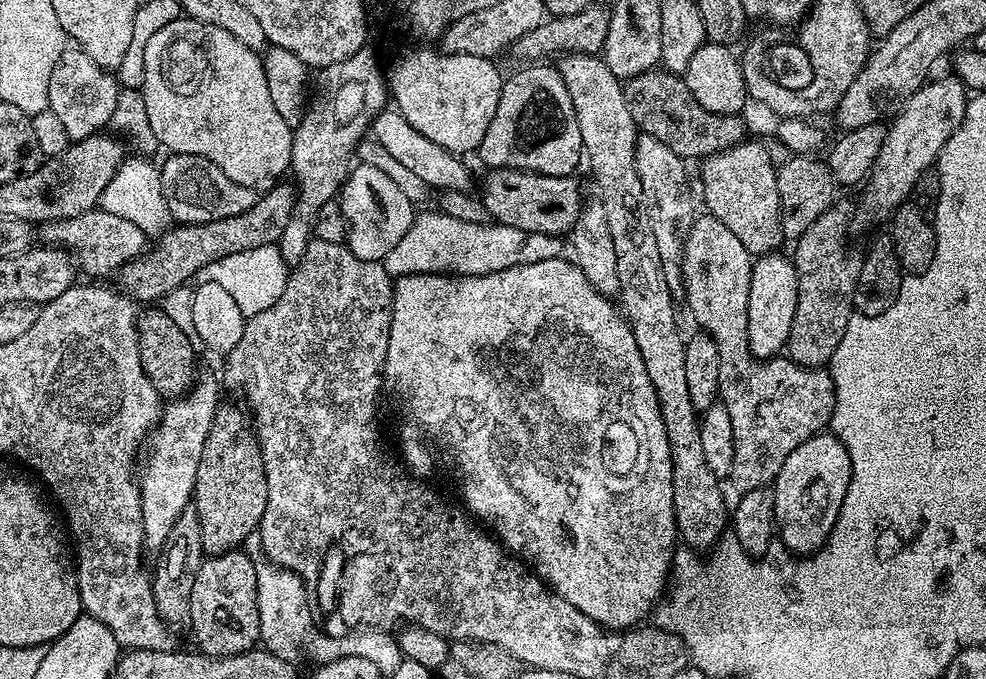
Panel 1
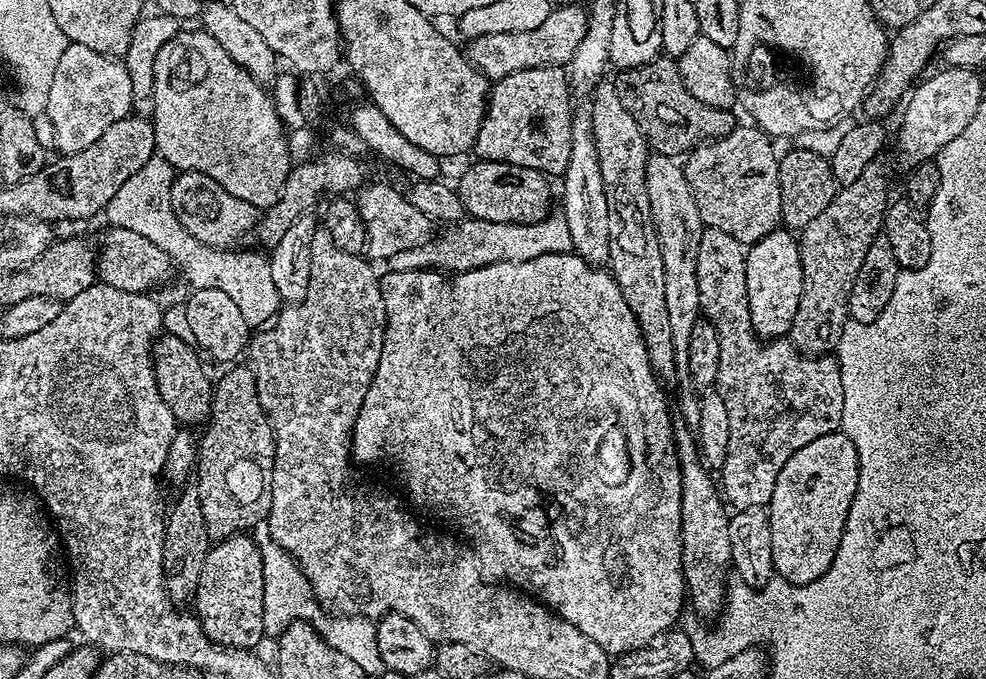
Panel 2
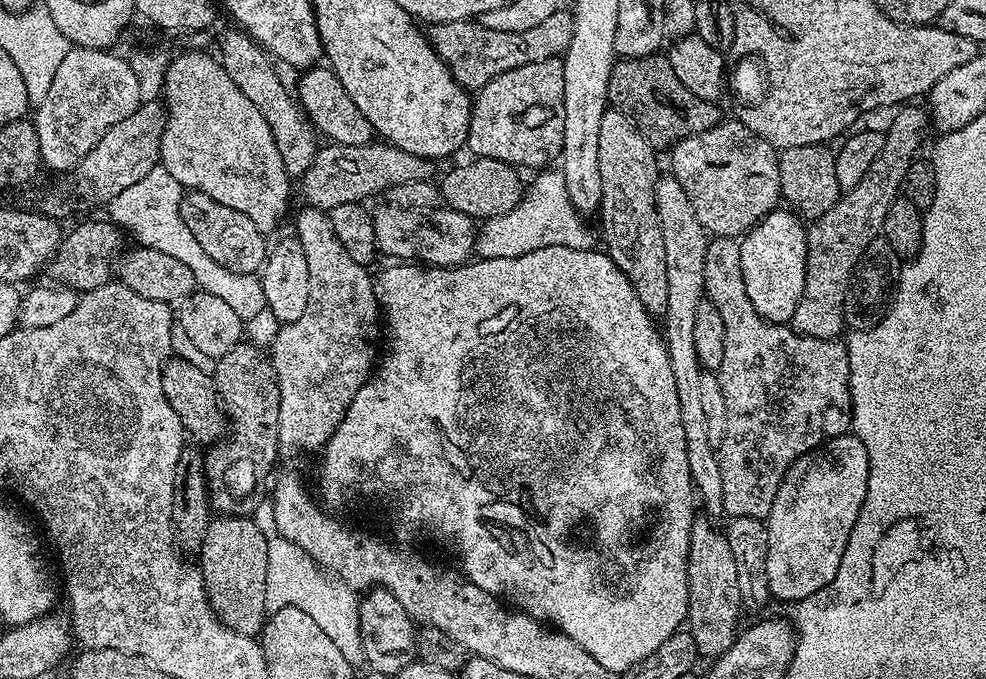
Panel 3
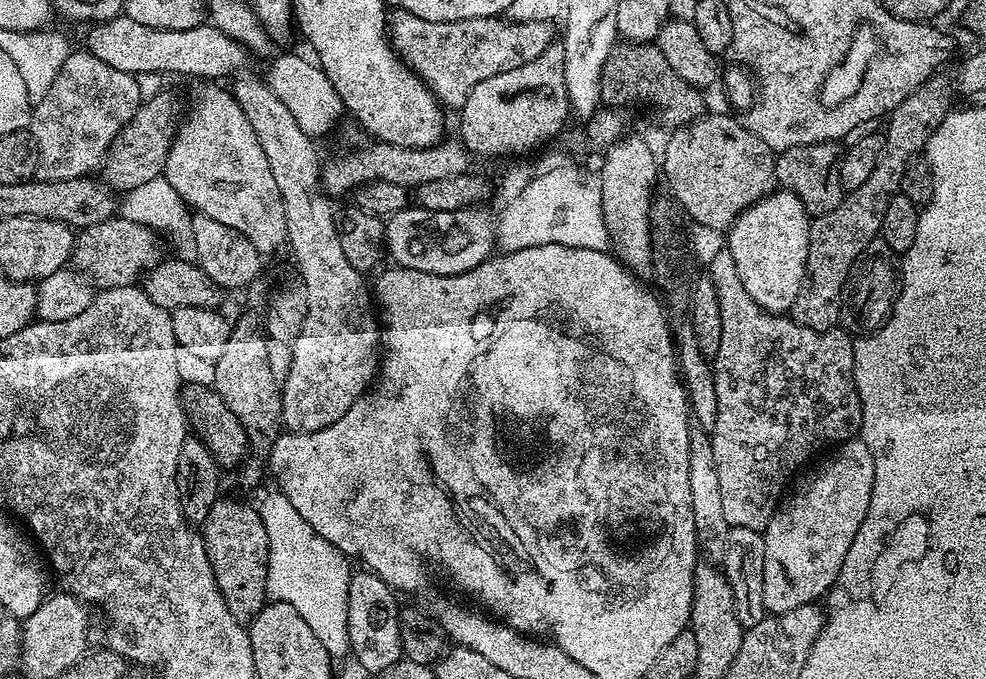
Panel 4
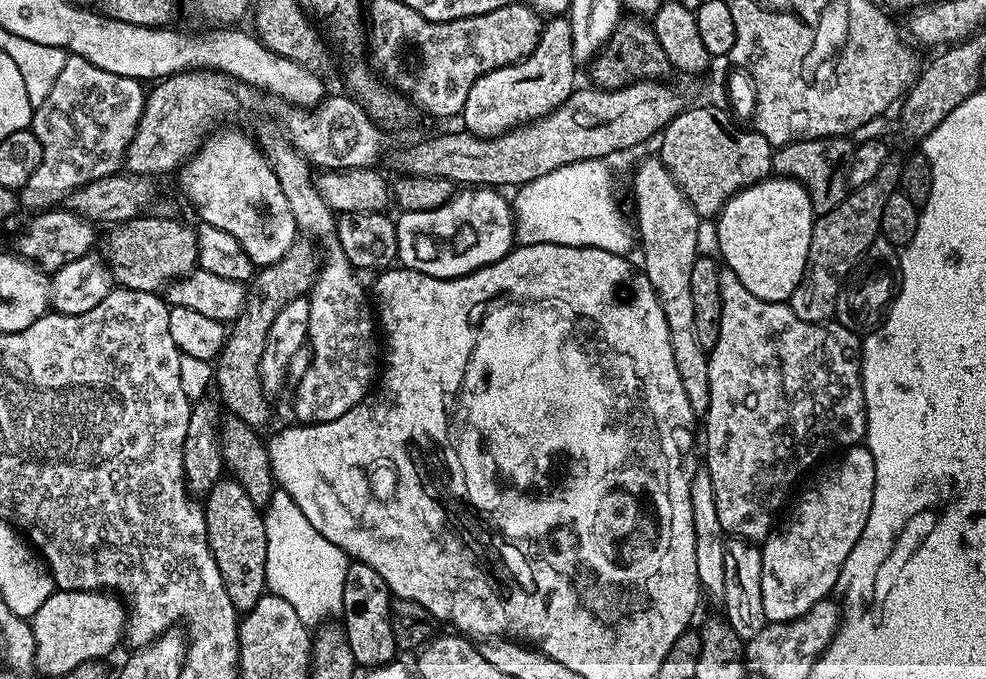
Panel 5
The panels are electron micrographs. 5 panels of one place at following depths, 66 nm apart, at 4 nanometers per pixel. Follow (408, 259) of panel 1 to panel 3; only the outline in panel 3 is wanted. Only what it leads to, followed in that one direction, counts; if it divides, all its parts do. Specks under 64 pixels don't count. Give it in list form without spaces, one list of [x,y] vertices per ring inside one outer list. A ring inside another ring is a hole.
[[[544,170],[527,187],[526,195],[510,214],[483,221],[476,233],[475,255],[482,260],[490,258],[518,258],[546,246],[591,249],[592,236],[583,224],[581,213],[570,202],[564,176],[558,170]]]

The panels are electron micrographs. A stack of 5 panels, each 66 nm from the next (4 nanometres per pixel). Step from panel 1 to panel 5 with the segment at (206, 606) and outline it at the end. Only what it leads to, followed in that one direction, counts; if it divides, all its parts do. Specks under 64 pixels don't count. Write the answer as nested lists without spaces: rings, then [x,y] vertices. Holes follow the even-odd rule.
[[[221,478],[213,488],[206,494],[202,507],[206,518],[206,530],[208,531],[208,545],[214,554],[214,562],[218,562],[218,570],[222,574],[222,582],[226,586],[226,594],[230,594],[230,602],[234,602],[237,613],[243,614],[258,602],[260,596],[266,592],[266,526],[261,509],[250,502],[250,494],[237,480]]]

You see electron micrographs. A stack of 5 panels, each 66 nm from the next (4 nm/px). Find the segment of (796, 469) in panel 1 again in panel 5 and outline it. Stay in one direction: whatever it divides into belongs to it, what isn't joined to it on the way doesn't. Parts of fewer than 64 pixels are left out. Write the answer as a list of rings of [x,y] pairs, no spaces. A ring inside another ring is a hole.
[[[857,446],[854,448],[845,448],[839,453],[840,461],[833,468],[828,468],[800,497],[796,500],[796,505],[792,508],[792,513],[788,516],[788,521],[784,525],[781,523],[775,530],[769,532],[768,539],[763,541],[760,553],[762,554],[762,610],[764,611],[765,621],[773,624],[790,622],[796,620],[799,616],[804,616],[814,606],[814,602],[827,600],[833,595],[834,589],[840,583],[842,566],[846,558],[850,558],[850,550],[854,550],[854,542],[862,538],[862,530],[866,527],[866,518],[870,518],[870,505],[874,502],[874,458],[866,446]]]

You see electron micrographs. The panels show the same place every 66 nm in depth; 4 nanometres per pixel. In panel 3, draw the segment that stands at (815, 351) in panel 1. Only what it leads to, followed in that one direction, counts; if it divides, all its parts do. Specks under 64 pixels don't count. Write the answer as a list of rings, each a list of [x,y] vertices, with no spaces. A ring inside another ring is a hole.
[[[904,106],[884,132],[884,145],[874,158],[870,170],[854,190],[843,193],[839,202],[830,206],[826,214],[807,225],[808,249],[806,250],[806,282],[798,310],[794,310],[790,324],[797,332],[819,340],[835,340],[845,331],[848,290],[852,271],[858,266],[862,254],[872,240],[881,239],[886,213],[901,195],[906,170],[918,159],[916,152],[924,140],[926,112],[923,107]],[[844,328],[844,329],[843,329]],[[840,331],[842,331],[840,333]]]

